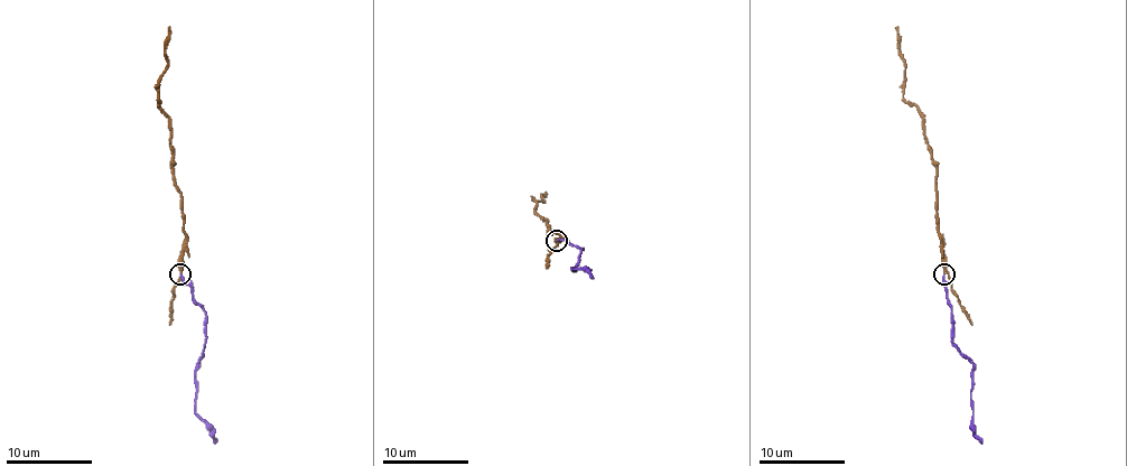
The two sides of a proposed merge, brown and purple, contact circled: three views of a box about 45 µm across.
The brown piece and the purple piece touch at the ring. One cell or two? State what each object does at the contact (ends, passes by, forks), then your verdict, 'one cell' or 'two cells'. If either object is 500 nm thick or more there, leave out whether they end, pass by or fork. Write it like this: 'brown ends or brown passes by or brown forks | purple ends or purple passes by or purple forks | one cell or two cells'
brown passes by | purple ends | two cells

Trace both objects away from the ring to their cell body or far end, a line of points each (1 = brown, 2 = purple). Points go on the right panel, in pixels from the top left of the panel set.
1: (944, 273), (935, 161), (924, 136), (923, 114), (903, 96), (905, 67), (896, 26)
2: (944, 273), (952, 345), (972, 364), (972, 429), (980, 444)

